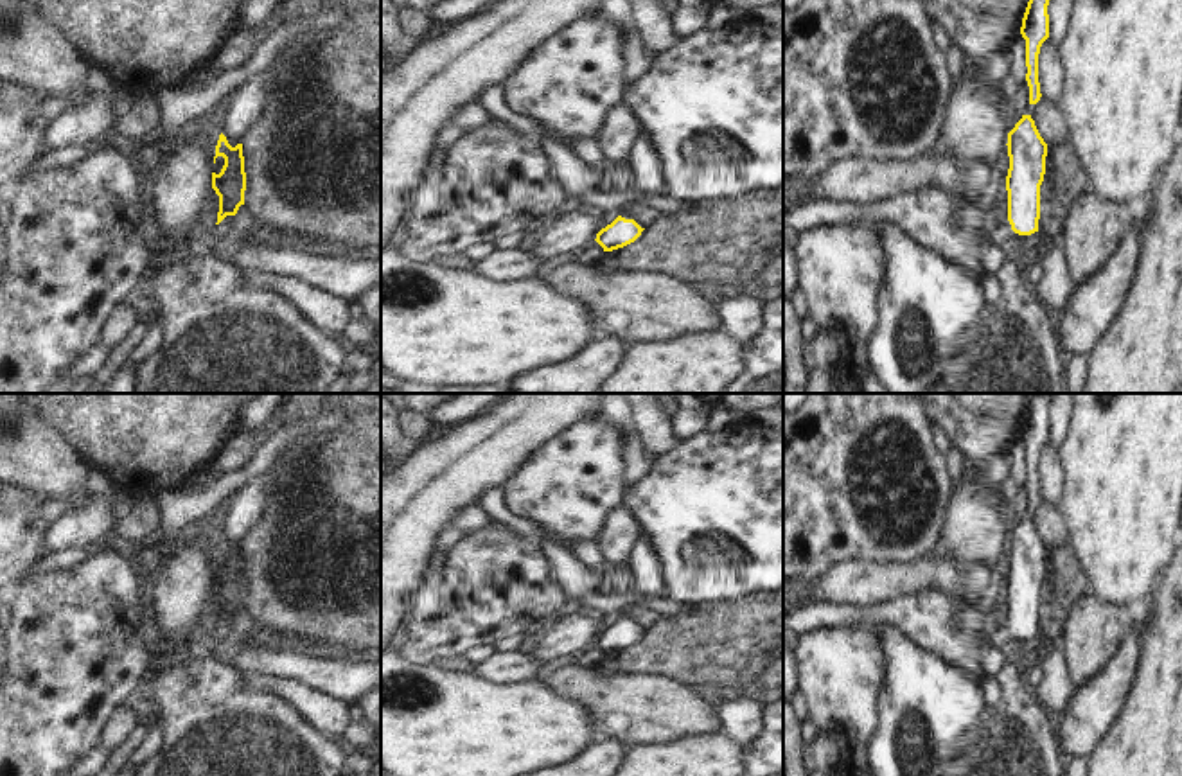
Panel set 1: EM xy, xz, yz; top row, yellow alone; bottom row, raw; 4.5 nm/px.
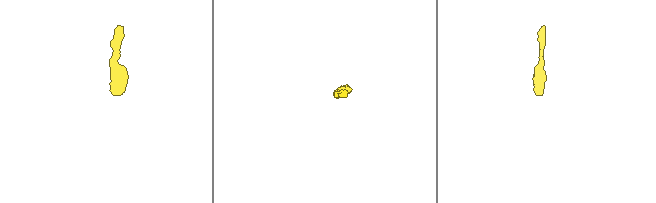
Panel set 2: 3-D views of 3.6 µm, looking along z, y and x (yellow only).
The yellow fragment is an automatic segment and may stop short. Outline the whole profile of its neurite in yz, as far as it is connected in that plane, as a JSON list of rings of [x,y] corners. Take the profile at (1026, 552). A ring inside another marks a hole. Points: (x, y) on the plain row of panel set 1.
[[[1022,517],[1008,535],[1010,571],[1006,578],[1008,620],[983,636],[984,647],[1002,647],[1010,638],[1038,634],[1040,587],[1045,577],[1047,546],[1040,539],[1031,517]]]

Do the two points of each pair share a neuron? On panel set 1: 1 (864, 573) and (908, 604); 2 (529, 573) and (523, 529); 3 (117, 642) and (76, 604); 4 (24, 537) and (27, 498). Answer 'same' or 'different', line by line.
1: different
2: different
3: same
4: same

